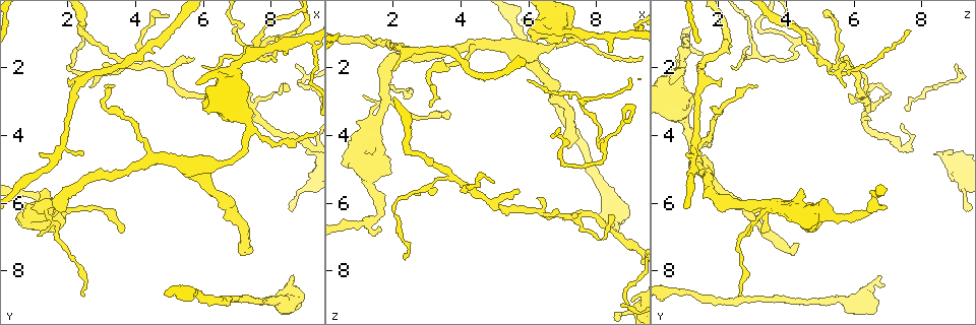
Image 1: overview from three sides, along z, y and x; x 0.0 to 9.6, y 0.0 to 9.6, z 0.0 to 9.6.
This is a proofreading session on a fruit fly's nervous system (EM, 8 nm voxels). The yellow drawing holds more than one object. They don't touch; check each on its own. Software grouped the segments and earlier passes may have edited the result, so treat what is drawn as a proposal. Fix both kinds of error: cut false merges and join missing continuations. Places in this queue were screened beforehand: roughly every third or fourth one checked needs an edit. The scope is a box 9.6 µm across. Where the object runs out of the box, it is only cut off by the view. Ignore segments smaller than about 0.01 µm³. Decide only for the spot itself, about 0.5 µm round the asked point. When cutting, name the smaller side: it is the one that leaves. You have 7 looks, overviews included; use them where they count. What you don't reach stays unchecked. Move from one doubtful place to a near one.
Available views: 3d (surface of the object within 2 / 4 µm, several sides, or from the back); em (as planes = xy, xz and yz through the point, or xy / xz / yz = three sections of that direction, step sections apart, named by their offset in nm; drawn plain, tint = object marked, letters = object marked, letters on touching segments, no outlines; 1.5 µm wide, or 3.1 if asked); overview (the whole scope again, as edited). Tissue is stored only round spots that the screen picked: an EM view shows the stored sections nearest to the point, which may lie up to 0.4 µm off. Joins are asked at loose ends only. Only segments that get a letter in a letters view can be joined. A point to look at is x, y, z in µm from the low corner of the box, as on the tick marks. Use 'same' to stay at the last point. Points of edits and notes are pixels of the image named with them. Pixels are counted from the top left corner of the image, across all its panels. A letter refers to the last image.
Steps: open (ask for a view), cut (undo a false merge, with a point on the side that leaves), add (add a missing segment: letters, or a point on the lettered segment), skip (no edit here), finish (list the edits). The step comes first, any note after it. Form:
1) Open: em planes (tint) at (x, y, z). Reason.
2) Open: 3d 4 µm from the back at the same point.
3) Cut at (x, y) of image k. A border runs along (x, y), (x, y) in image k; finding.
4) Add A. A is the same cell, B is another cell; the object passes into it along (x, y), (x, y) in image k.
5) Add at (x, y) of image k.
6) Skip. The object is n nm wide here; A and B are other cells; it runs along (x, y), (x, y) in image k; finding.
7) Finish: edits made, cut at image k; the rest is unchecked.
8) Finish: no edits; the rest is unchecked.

Open: em xy step 4 (tint) at (7.25, 3.15, 6.35).

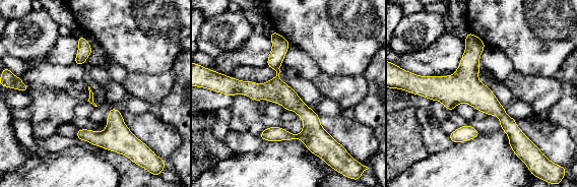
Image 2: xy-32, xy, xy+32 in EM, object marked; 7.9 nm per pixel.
Open: em planes (letters) at the same point.

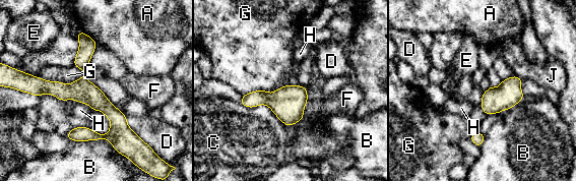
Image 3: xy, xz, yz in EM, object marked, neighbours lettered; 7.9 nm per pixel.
Skip. A, B, C, D, E, F, G, H and J are other cells; a border runs along (83, 70), (70, 83), (34, 75) in image 3; all the same neuron.

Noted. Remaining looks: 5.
Open: em xz step 8 (tint) at (5.70, 1.65, 5.65).

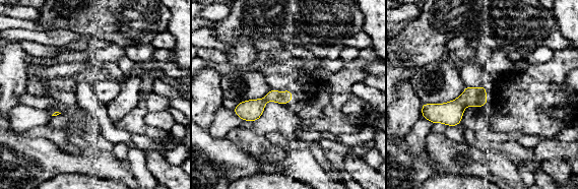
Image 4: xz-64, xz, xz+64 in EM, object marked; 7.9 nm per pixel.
Open: em xz step 8 (letters) at the same point.

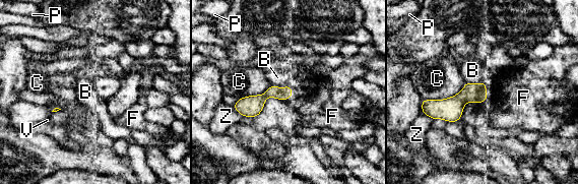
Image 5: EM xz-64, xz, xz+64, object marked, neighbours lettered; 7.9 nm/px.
Skip. B, C, F, P, V and Z are other cells; a border runs along (271, 83), (277, 86), (288, 84) in image 5; no lettered segment goes on from it.

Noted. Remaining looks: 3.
Open: 3d 2 µm at (3.85, 2.00, 5.25). Looks like a crossing.

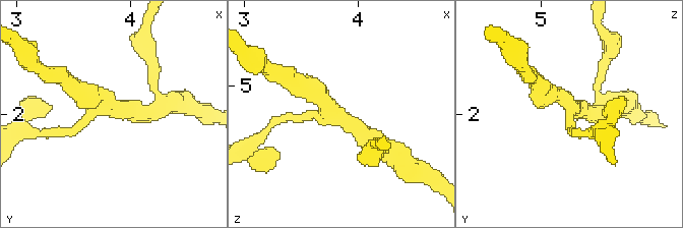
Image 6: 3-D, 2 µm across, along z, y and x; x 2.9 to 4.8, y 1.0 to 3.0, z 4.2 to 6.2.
Open: em planes (letters) at (3.80, 1.92, 5.32). Need the tissue.

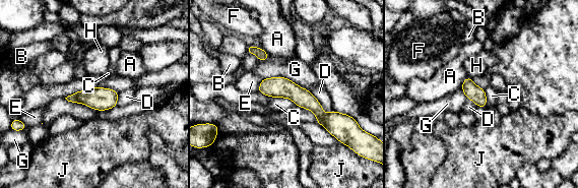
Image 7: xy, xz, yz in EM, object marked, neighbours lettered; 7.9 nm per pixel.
Skip. A, B, C, D, E, F, G, H and J are other cells; a border runs along (271, 97), (288, 98), (296, 105) in image 7; one neuron here.

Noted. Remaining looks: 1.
Finish: no edits; the rest is unchecked.

